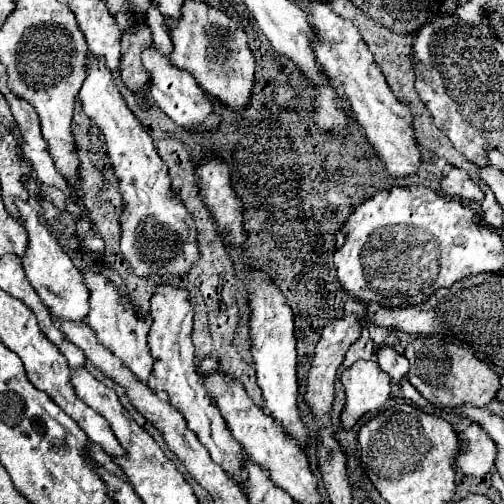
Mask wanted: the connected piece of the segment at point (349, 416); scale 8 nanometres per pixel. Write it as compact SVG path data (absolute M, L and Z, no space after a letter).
M372 359L356 361L344 369L340 381L346 391L342 425L350 429L366 413L378 413L390 397L390 377Z

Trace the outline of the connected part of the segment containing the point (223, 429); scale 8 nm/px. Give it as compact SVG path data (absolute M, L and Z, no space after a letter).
M168 283L156 285L154 295L150 299L150 315L152 315L152 327L150 327L150 333L148 333L148 345L150 345L152 357L154 357L154 367L152 367L154 389L156 391L166 389L166 393L170 397L170 403L176 409L180 409L180 413L188 421L188 427L198 435L200 443L208 449L212 459L226 473L230 473L236 479L242 479L246 475L242 445L228 431L226 421L222 419L220 411L214 407L212 399L208 397L200 375L196 375L194 345L192 345L192 339L190 339L190 333L192 333L192 305L188 301L188 291L180 289L176 285L168 285Z

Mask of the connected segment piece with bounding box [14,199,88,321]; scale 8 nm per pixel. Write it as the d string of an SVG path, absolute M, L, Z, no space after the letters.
M14 199L14 205L18 207L20 219L28 231L28 247L22 257L22 267L30 285L34 287L34 291L40 295L42 303L50 309L54 317L82 321L88 315L88 287L84 283L80 269L72 263L70 255L60 247L60 243L50 235L50 231L38 221L38 211L30 201Z

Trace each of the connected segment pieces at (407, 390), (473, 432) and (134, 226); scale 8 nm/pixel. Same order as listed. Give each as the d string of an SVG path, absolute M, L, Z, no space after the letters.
M406 379L402 381L402 393L404 393L404 397L410 399L414 405L418 405L420 409L426 409L428 401L426 401L426 399L424 399L424 397L422 397L422 395L420 395L420 393L418 393L418 391L416 391L416 389L406 381Z
M470 425L466 431L458 435L460 441L460 455L456 455L454 467L462 475L470 477L484 477L494 467L496 445L494 441L478 427Z
M90 51L86 59L86 79L82 83L78 99L84 113L106 135L108 155L112 159L116 177L120 179L120 193L126 203L122 215L120 249L136 275L156 281L170 281L176 275L188 273L190 267L196 263L198 251L194 219L186 211L182 201L172 193L166 163L158 157L150 135L142 129L140 121L126 107L106 63L100 57L94 57Z

